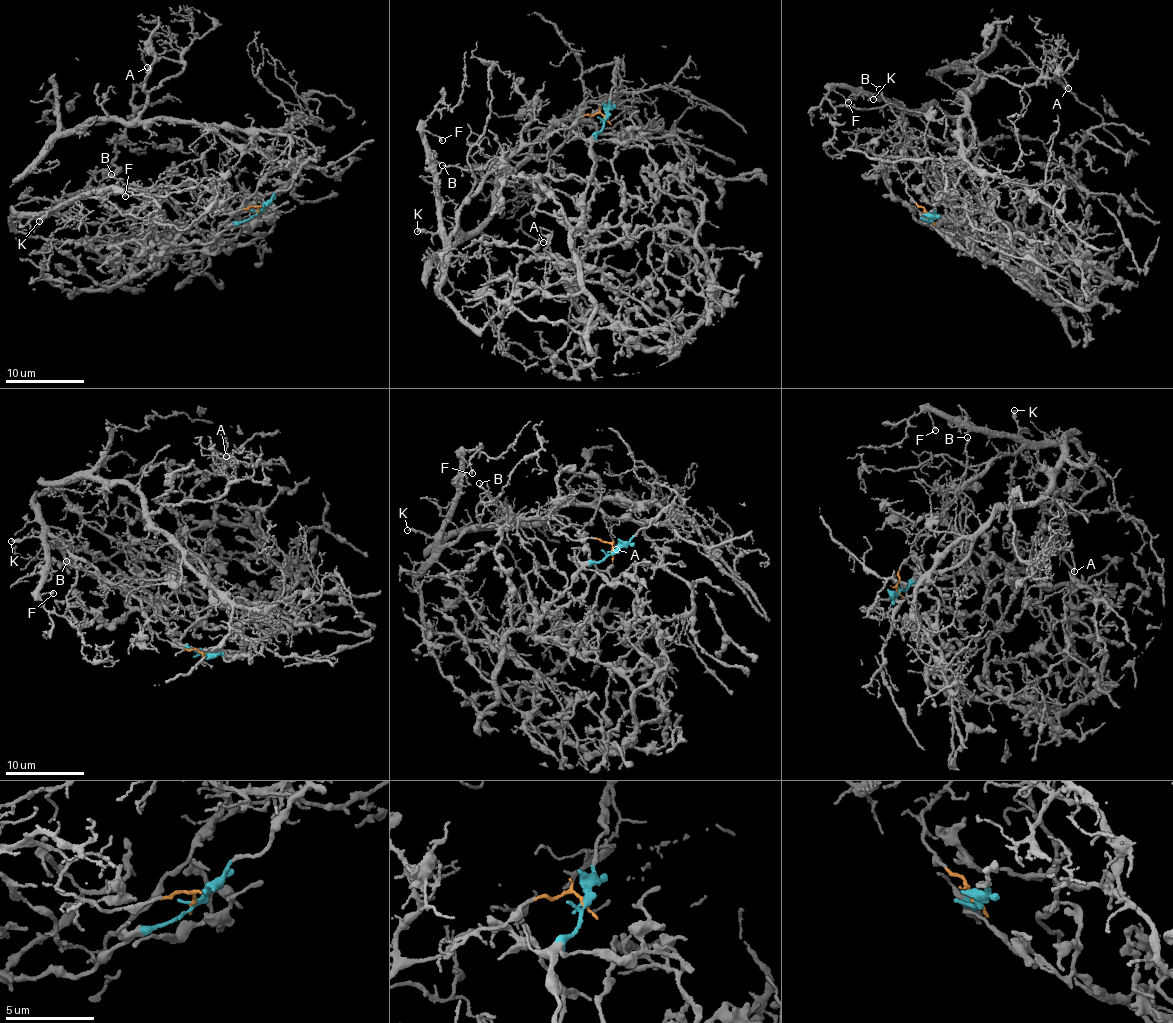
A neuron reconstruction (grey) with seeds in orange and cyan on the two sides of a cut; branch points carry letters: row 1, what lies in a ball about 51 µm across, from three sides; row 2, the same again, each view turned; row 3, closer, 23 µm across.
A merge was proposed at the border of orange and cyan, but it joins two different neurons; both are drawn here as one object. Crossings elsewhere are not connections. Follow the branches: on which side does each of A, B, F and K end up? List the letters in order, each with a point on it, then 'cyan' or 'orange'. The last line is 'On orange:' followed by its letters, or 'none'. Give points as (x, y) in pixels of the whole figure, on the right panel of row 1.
A: at (1068, 88); orange
B: at (879, 89); orange
F: at (848, 102); orange
K: at (873, 99); orange
On orange: A, B, F, K

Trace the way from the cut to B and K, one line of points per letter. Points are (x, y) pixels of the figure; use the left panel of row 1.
B: (257, 212), (252, 206), (218, 216), (197, 204), (200, 194), (196, 188), (157, 185), (136, 189), (110, 174)
K: (257, 212), (252, 206), (218, 216), (197, 204), (199, 190), (182, 184), (84, 196), (46, 211), (39, 221)

